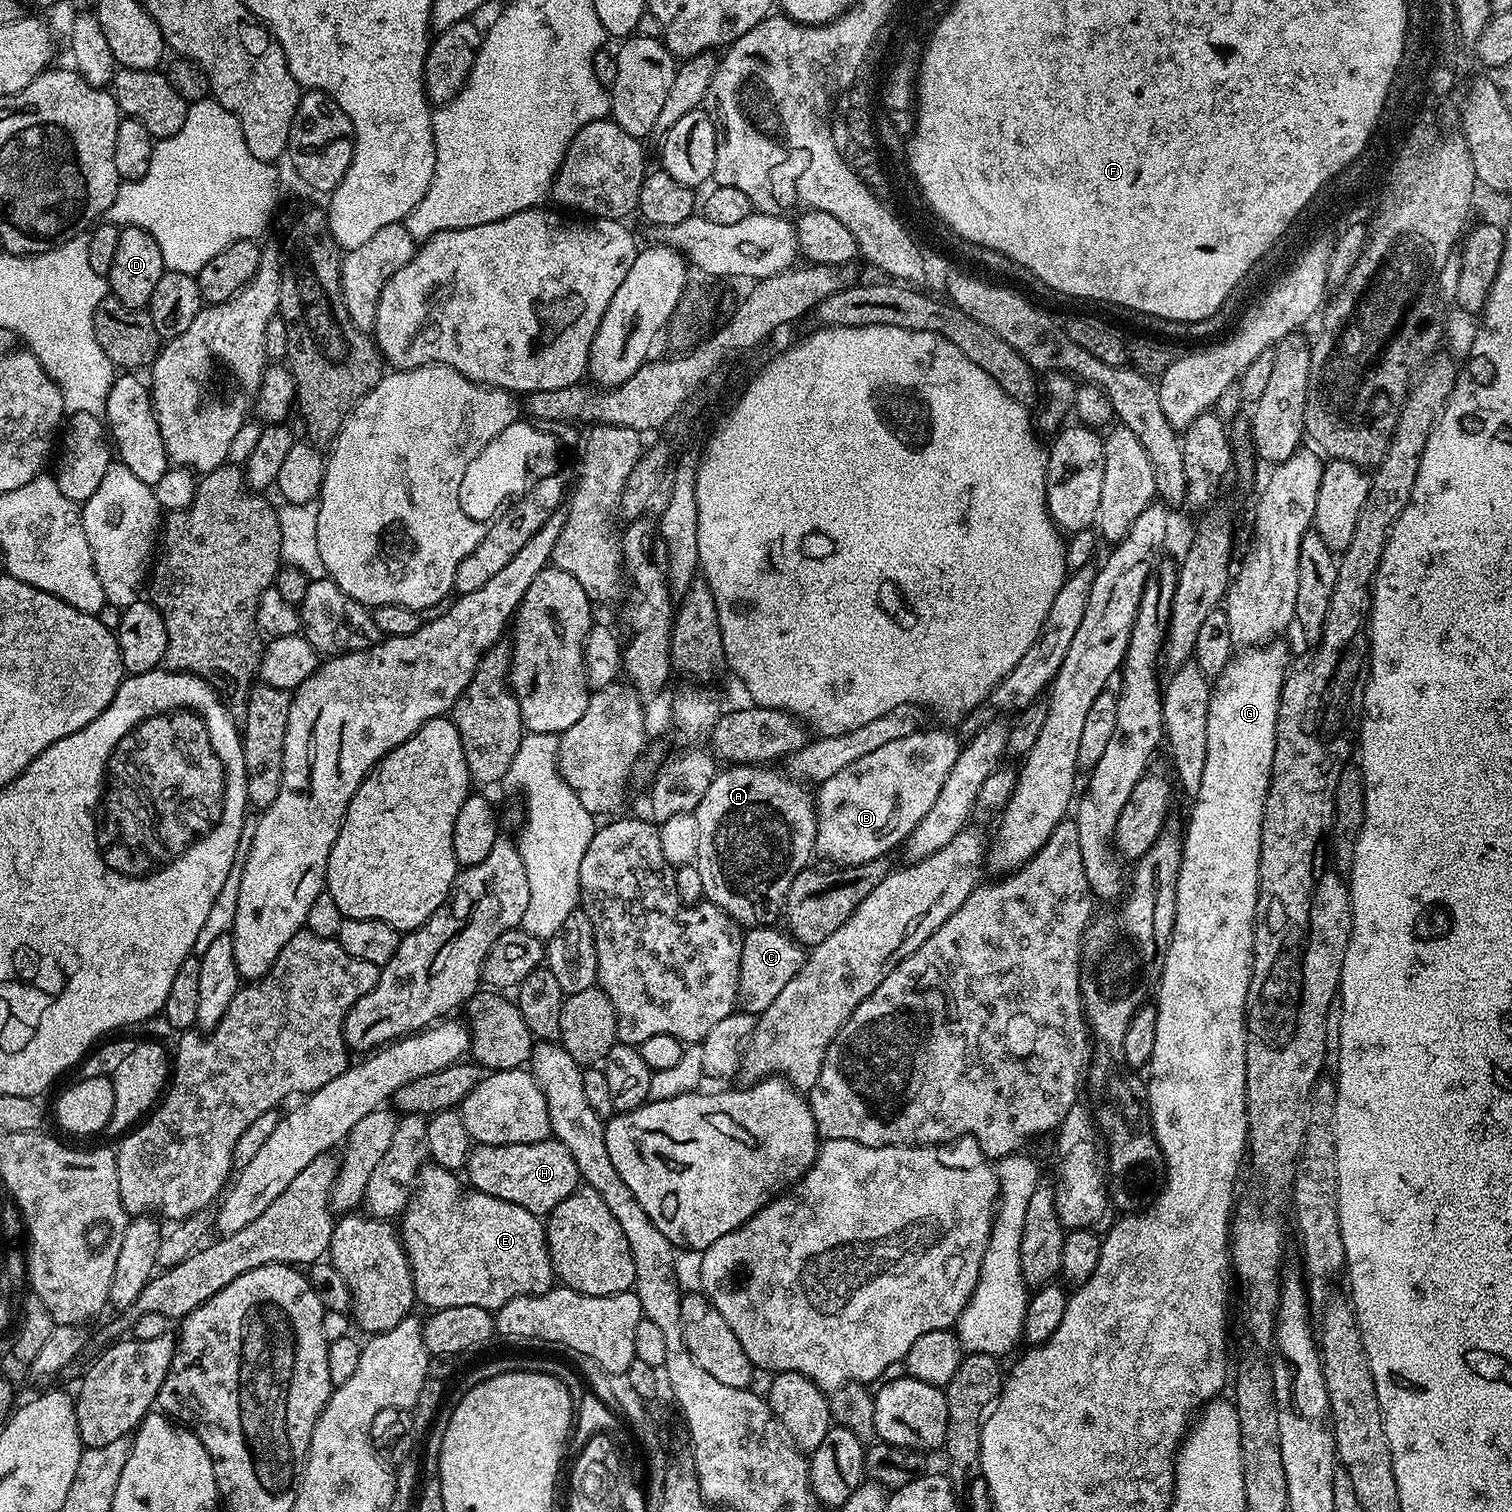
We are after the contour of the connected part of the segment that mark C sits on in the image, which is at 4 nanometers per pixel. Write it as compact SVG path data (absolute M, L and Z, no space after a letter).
M752 926L744 932L742 942L742 962L740 963L740 995L738 1004L741 1009L759 1014L782 994L786 982L798 974L798 970L804 964L805 949L798 941L793 940L787 931L776 926Z

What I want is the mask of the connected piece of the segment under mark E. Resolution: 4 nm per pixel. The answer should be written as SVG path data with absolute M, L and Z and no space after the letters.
M428 1162L421 1168L418 1183L411 1193L408 1207L404 1209L400 1222L398 1231L404 1246L404 1252L408 1255L408 1264L412 1268L412 1281L414 1282L416 1298L421 1305L424 1303L428 1310L449 1308L450 1306L482 1306L489 1310L495 1310L506 1306L506 1302L510 1302L510 1298L537 1296L543 1292L550 1291L554 1287L554 1273L552 1271L550 1250L548 1249L548 1234L545 1221L522 1206L514 1206L502 1198L494 1198L490 1194L478 1191L465 1183L457 1173L444 1168L441 1164Z

